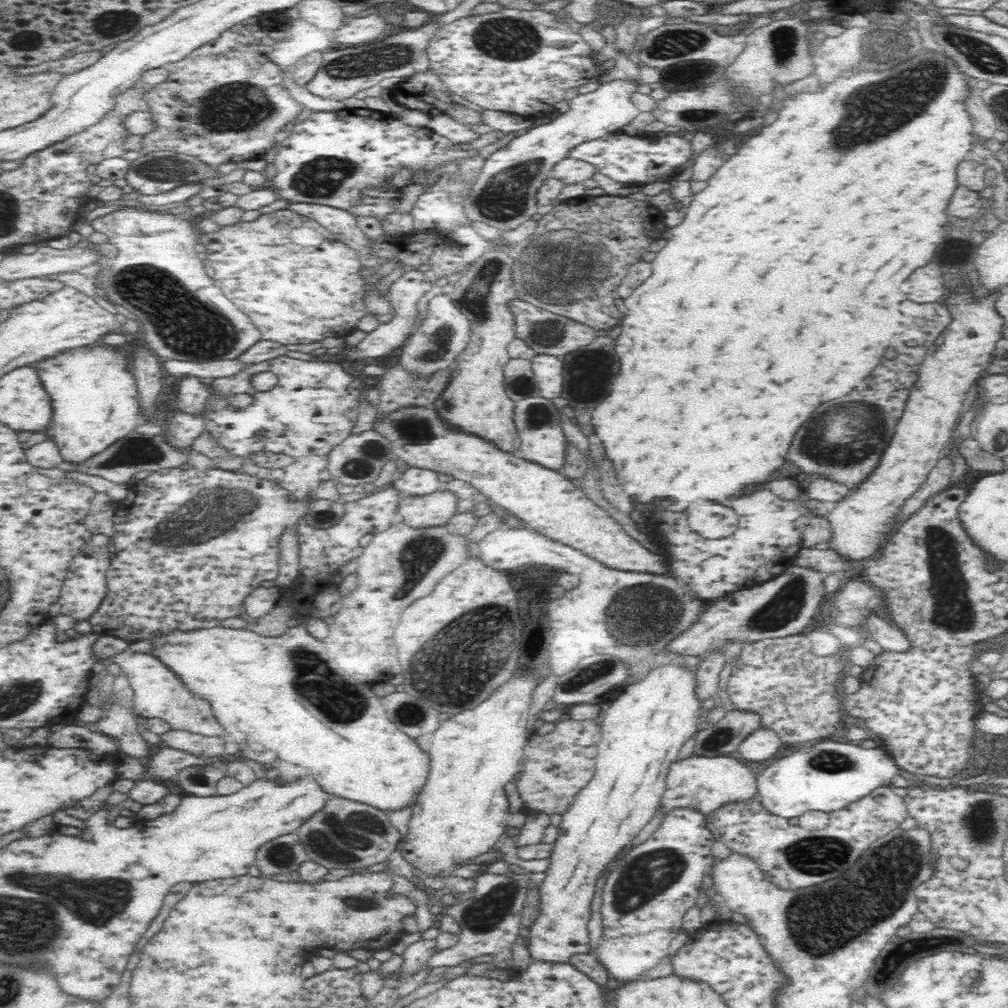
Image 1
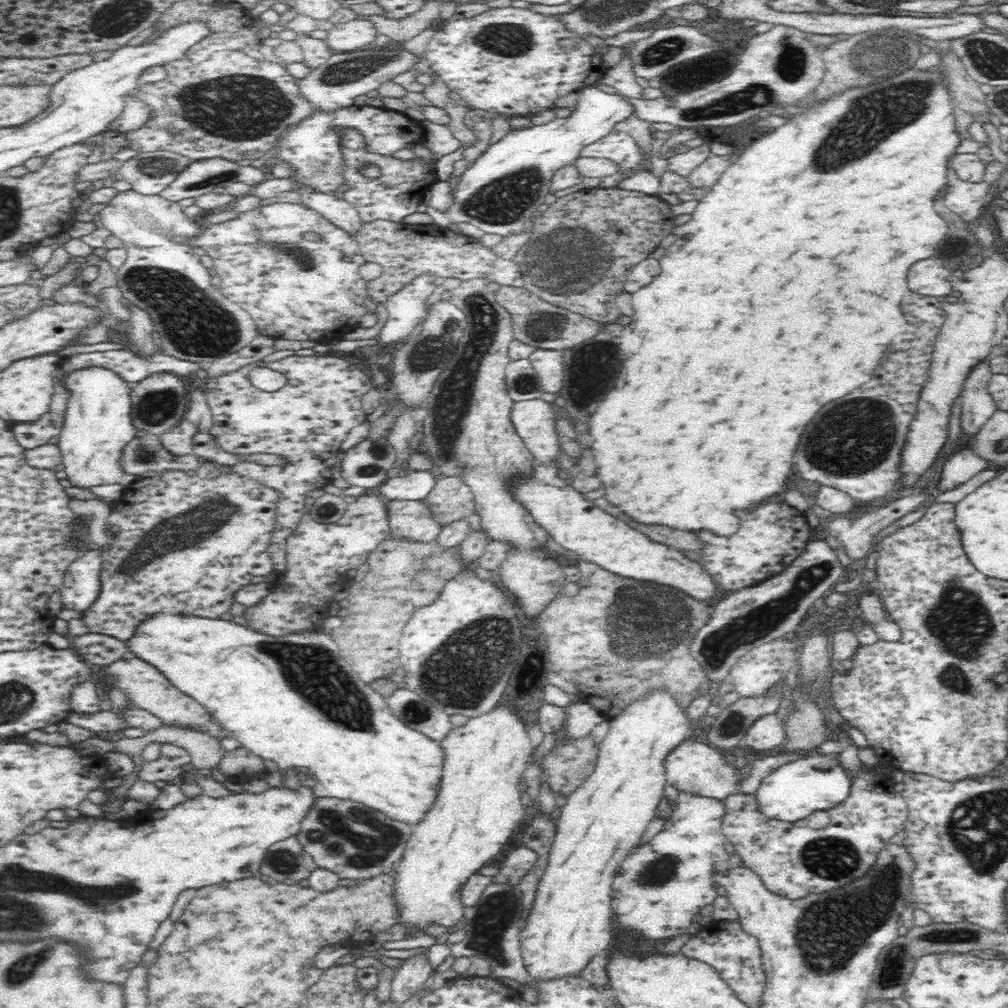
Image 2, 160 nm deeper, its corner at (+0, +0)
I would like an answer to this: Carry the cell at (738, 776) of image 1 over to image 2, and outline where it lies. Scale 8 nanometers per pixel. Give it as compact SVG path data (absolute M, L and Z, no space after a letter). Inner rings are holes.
M703 739L684 740L684 743L674 748L668 754L665 777L667 784L673 786L679 792L713 798L716 800L727 799L728 796L740 794L740 784L748 775L747 768L736 768L728 760L724 759L719 749L710 747Z

